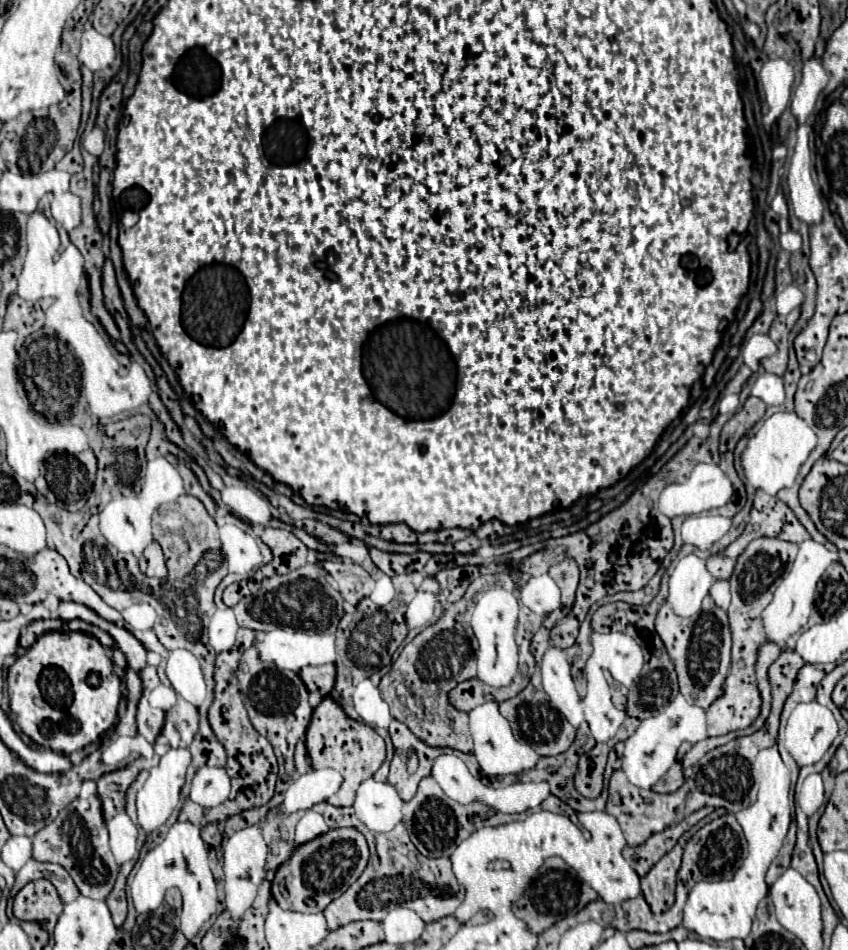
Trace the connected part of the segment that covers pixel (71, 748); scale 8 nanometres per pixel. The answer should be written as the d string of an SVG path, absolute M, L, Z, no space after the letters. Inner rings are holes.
M46 632L42 634L24 656L8 668L6 692L10 698L12 720L20 730L44 748L52 748L64 754L82 750L84 746L98 742L100 734L106 732L116 722L116 710L120 702L120 678L114 672L114 662L110 660L106 648L90 634L84 632Z

